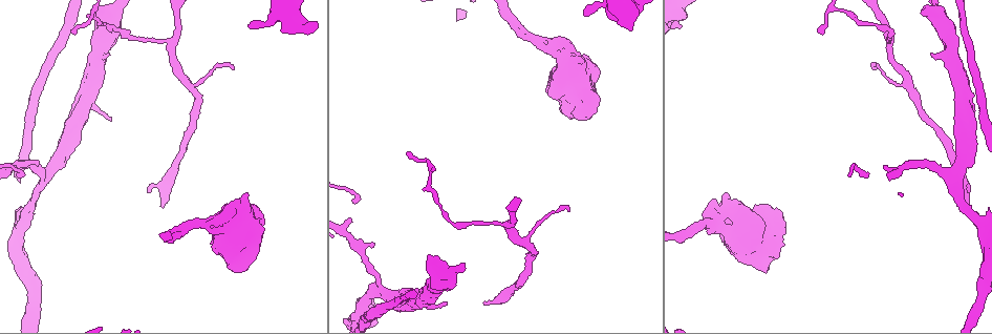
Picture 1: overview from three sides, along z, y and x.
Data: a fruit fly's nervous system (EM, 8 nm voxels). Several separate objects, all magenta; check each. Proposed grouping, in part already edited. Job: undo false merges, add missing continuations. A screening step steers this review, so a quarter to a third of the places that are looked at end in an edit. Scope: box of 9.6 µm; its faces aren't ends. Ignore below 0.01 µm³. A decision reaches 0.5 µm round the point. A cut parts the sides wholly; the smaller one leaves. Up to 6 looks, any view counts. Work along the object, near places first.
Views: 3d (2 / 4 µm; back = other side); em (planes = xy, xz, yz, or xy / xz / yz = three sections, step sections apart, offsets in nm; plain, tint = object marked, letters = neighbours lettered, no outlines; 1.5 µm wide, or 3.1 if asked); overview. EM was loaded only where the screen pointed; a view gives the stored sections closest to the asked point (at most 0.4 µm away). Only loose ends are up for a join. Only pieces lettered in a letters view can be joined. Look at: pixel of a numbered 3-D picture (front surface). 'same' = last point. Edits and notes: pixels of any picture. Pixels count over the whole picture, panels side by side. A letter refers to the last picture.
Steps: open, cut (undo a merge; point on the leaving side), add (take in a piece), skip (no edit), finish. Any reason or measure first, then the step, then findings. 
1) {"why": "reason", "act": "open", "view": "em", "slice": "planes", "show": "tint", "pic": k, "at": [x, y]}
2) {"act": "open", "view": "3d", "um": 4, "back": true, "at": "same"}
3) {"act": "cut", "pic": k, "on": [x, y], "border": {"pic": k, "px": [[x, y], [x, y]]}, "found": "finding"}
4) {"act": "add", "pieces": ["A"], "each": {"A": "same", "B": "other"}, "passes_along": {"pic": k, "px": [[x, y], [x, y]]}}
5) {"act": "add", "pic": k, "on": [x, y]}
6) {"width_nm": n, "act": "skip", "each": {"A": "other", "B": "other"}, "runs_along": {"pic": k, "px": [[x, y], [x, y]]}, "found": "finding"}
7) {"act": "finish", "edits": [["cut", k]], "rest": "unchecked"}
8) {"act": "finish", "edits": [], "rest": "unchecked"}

{"why": "sudden change in width", "act": "open", "view": "em", "slice": "planes", "show": "letters", "pic": 1, "at": [568, 104]}

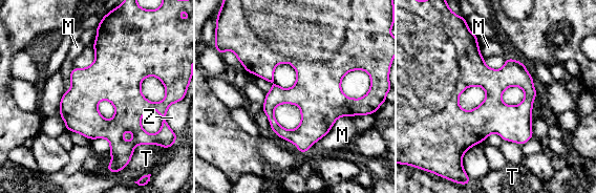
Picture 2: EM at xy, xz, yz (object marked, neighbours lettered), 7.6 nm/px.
{"width_nm": 220, "act": "skip", "each": {"M": "other", "T": "other", "Z": "other"}, "found": "all the same cell"}

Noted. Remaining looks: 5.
{"why": "thin end", "act": "open", "view": "em", "slice": "planes", "show": "letters", "pic": 1, "at": [875, 68]}

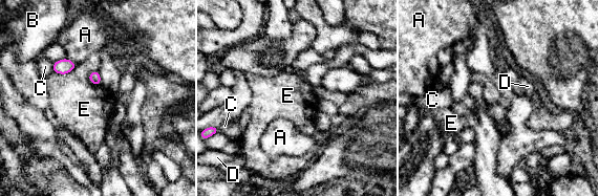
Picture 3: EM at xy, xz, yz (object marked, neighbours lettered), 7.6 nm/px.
{"act": "skip", "each": {"A": "other", "B": "other", "C": "other", "D": "other", "E": "other"}, "border": {"pic": 3, "px": [[77, 65], [65, 73], [52, 72]]}, "found": "no lettered piece goes on from it"}

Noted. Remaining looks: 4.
{"why": "three-way junction", "act": "open", "view": "3d", "um": 2, "pic": 1, "at": [505, 225]}

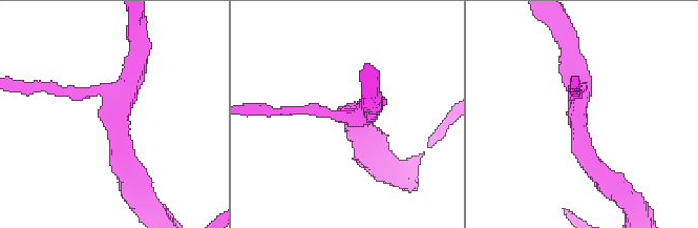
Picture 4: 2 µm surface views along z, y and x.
{"arms": 3, "act": "open", "view": "em", "slice": "yz", "step": 4, "show": "tint", "pic": 4, "at": [577, 107]}

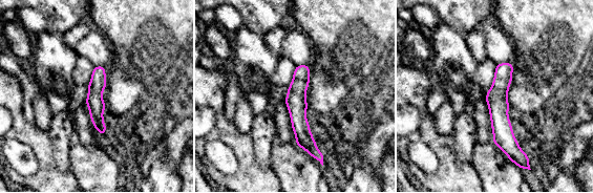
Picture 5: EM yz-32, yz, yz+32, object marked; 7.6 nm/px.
{"act": "open", "view": "em", "slice": "planes", "show": "letters", "at": "same"}

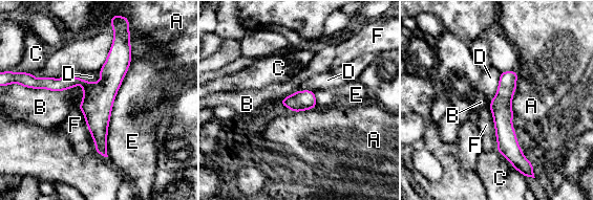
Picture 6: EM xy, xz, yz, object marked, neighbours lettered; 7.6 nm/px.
{"act": "skip", "each": {"A": "other", "B": "other", "C": "other", "D": "other", "E": "other", "F": "other"}, "found": "all the same cell"}

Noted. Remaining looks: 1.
{"act": "finish", "edits": [], "rest": "unchecked"}

